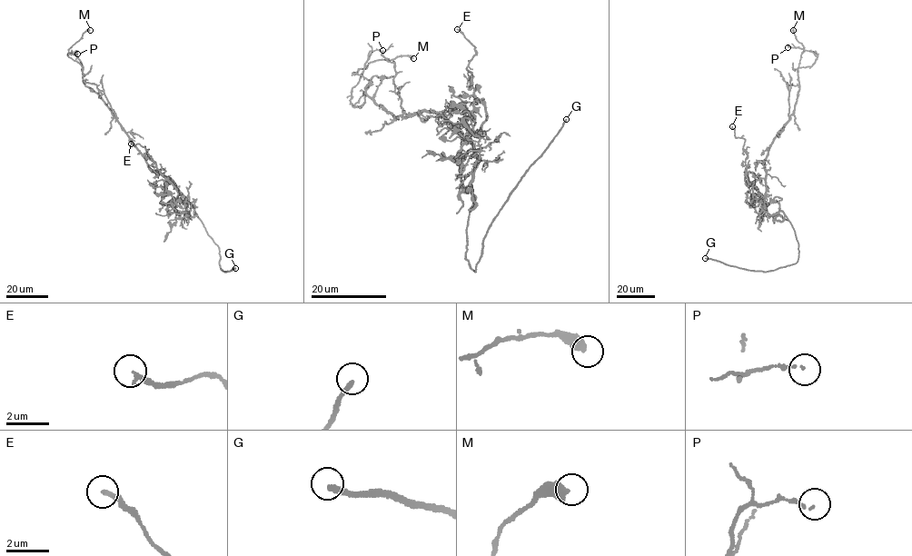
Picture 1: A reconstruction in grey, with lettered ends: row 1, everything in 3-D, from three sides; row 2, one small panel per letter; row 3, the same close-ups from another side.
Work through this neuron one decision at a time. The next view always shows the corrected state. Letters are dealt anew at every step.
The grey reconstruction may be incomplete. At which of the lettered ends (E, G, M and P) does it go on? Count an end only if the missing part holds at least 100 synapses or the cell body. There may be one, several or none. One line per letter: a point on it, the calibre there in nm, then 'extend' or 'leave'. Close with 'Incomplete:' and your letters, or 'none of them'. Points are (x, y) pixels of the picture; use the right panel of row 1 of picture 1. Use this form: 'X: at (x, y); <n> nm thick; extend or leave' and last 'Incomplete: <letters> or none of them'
E: at (732, 126); 200 nm thick; leave
G: at (705, 258); 240 nm thick; extend
M: at (793, 30); 480 nm thick; leave
P: at (788, 47); 80 nm thick; leave
Incomplete: G

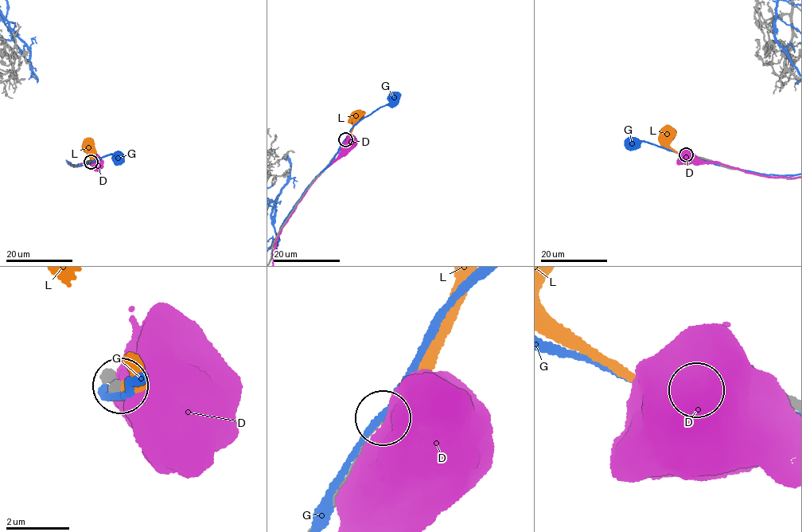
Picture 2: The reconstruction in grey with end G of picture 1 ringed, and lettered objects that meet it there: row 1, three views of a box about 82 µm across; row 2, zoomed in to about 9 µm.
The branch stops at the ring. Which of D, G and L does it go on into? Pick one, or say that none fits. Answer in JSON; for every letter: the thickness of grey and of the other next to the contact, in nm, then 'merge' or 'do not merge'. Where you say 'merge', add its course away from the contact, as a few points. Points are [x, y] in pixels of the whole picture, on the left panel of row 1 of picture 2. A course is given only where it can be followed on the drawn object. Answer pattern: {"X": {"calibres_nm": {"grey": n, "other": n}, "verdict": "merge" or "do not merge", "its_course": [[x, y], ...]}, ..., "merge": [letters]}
{"D": {"calibres_nm": {"grey": 280, "other": 950}, "verdict": "do not merge"}, "G": {"calibres_nm": {"grey": 320, "other": 180}, "verdict": "do not merge"}, "L": {"calibres_nm": {"grey": 260, "other": 280}, "verdict": "merge", "its_course": [[91, 162], [87, 151], [88, 144]]}, "merge": ["L"]}

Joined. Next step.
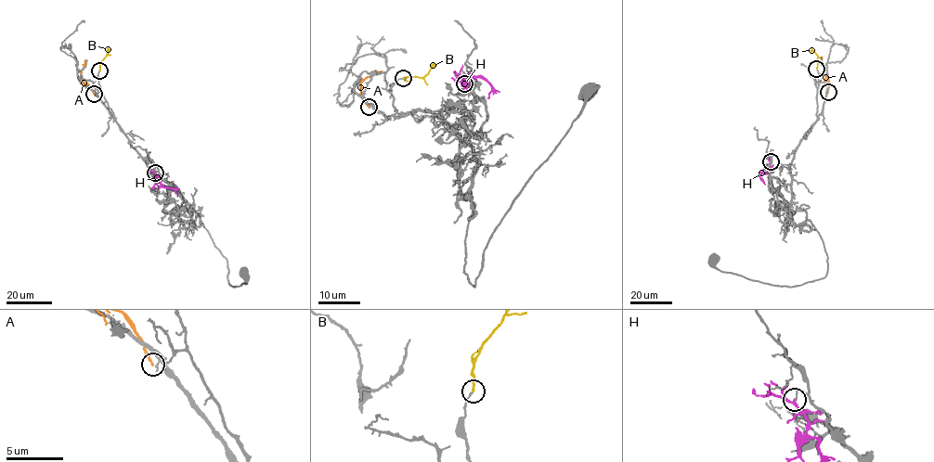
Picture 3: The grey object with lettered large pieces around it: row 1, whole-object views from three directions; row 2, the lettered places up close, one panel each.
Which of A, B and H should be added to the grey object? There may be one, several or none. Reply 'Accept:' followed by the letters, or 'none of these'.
Accept: B

